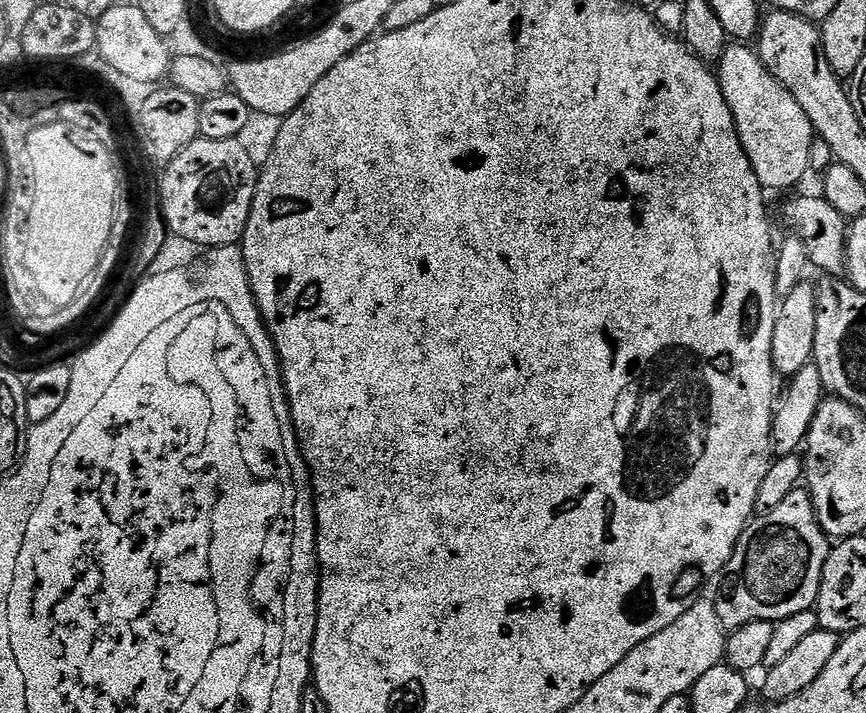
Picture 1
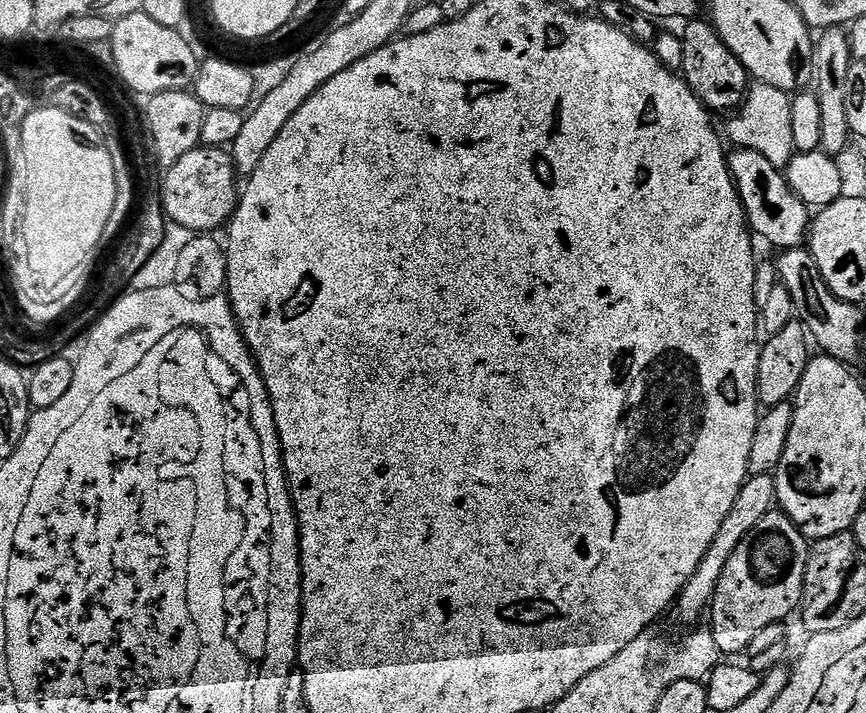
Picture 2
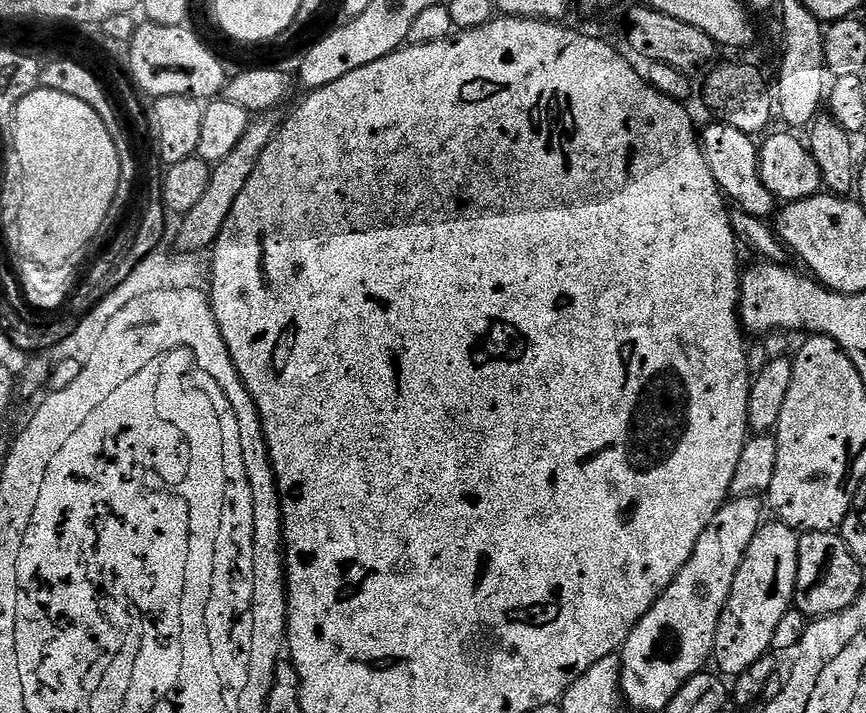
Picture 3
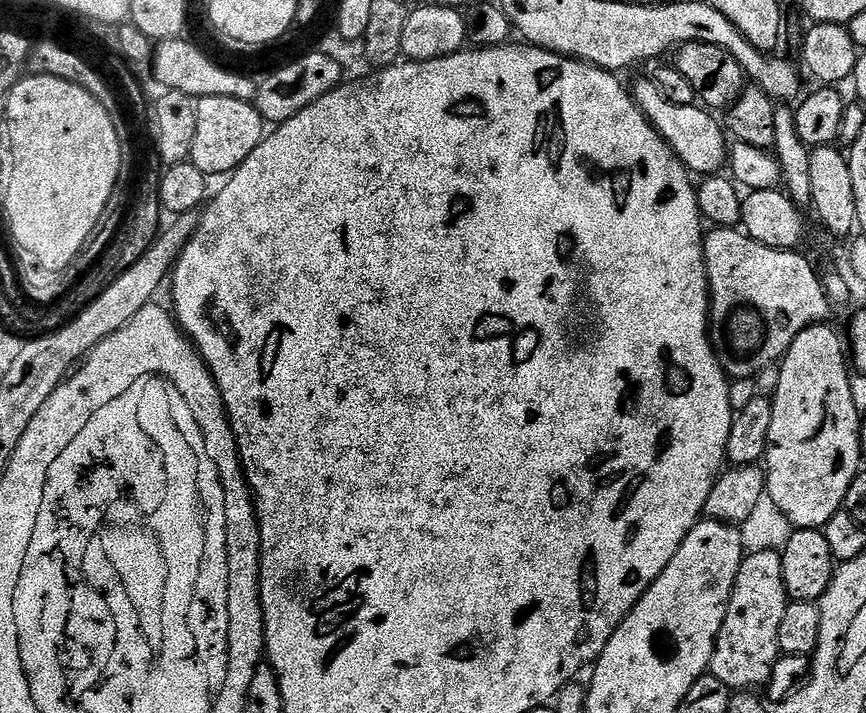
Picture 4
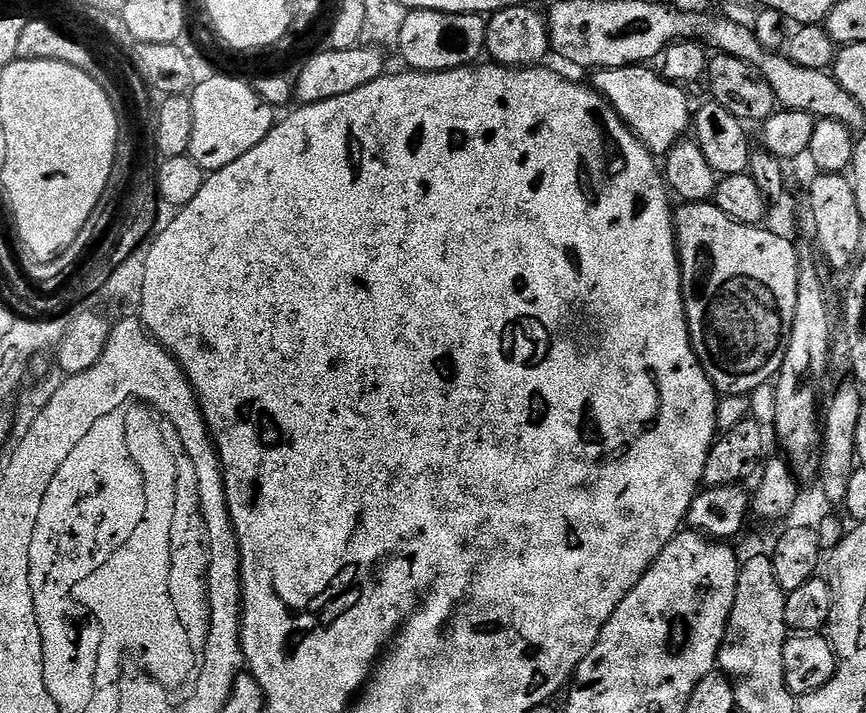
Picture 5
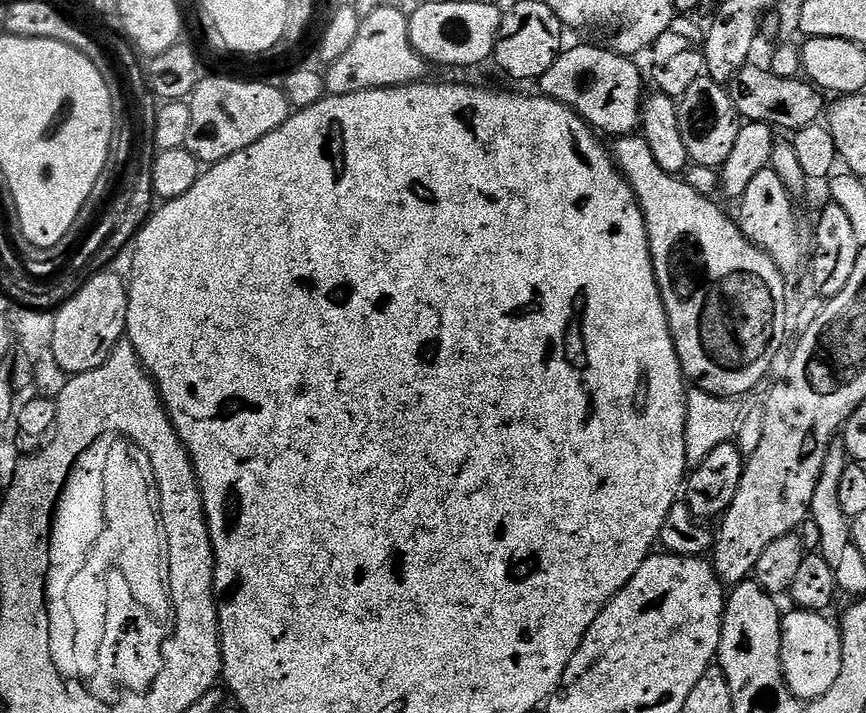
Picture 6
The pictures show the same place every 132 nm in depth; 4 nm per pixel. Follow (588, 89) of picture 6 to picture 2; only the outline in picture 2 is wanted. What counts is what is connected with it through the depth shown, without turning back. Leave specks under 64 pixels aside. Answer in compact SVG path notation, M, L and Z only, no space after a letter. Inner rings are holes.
M736 148L728 156L728 169L736 180L736 189L748 219L749 229L759 239L761 236L762 239L769 240L776 250L801 247L810 231L810 209L800 201L798 194L794 194L788 184L787 175L771 165L769 158L744 148Z

